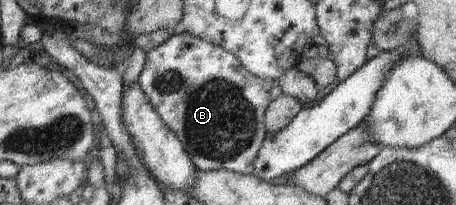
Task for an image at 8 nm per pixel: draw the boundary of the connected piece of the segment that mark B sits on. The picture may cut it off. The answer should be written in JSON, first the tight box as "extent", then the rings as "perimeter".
{"extent":[137,33,276,174],"perimeter":[[[182,33],[172,36],[154,50],[147,50],[146,64],[137,84],[160,120],[180,140],[196,169],[254,174],[254,160],[267,136],[265,111],[271,104],[269,91],[276,81],[257,78],[224,48]]]}

